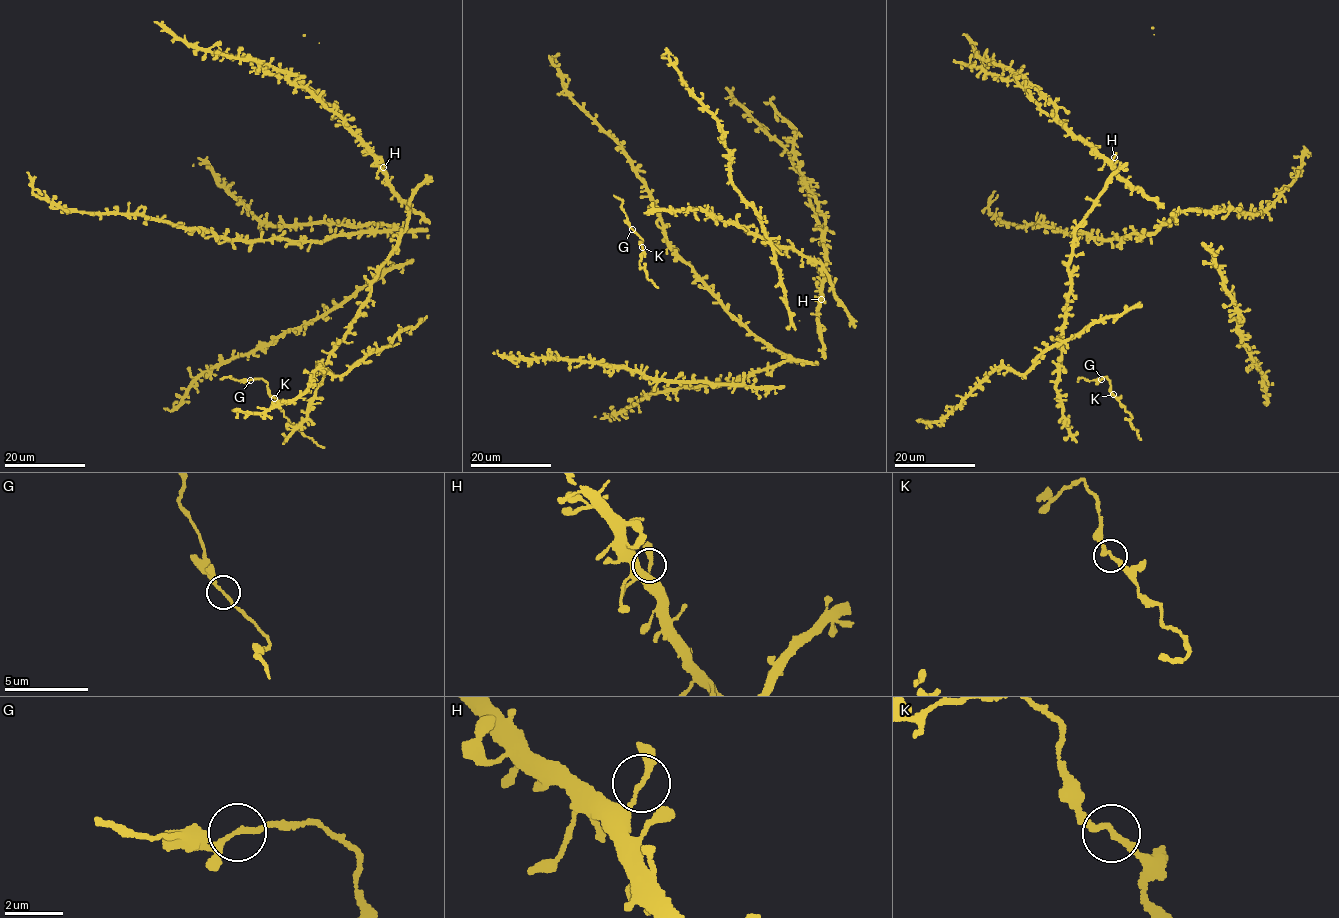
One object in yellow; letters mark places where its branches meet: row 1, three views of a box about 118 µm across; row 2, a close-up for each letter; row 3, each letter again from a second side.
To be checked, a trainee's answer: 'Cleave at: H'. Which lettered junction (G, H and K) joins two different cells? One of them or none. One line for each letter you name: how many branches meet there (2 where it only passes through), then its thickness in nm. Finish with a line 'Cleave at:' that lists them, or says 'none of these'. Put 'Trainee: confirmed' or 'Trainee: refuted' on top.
Trainee: refuted
Cleave at: none of these

